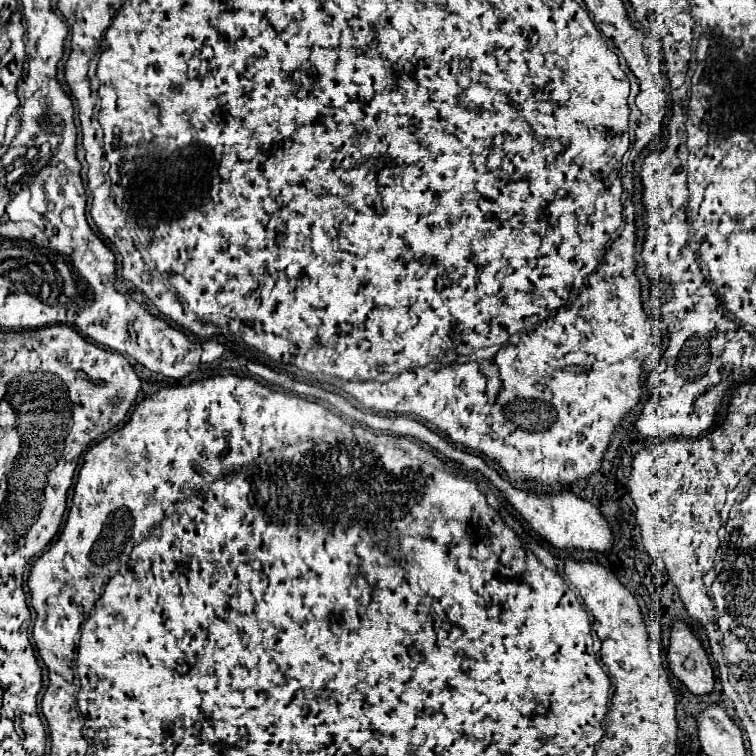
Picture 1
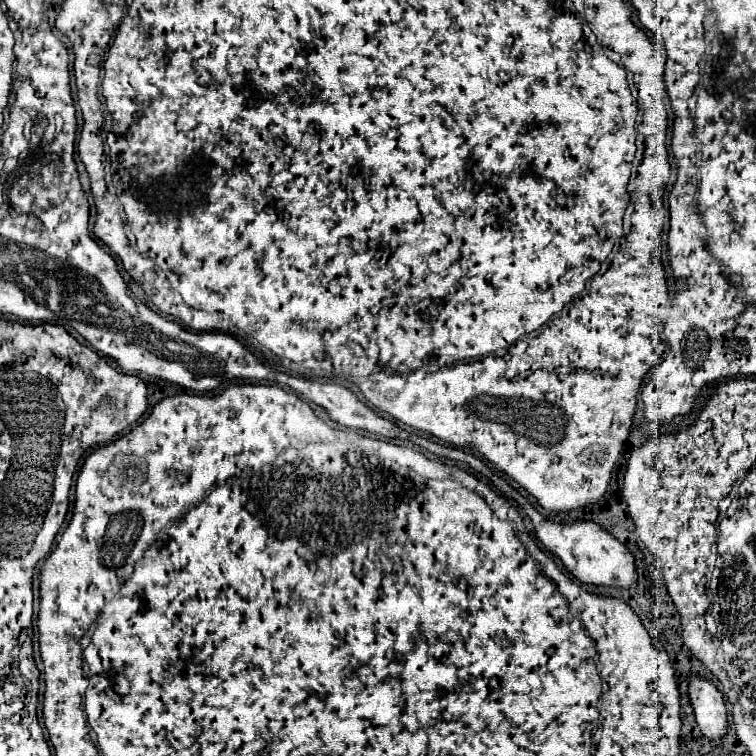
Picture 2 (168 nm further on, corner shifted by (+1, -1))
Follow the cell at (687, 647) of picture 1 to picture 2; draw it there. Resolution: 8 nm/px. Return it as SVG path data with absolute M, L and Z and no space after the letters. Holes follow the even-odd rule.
M691 674L687 680L689 680L689 700L693 704L697 724L705 736L717 740L727 726L723 694L709 678L703 678L699 674Z

